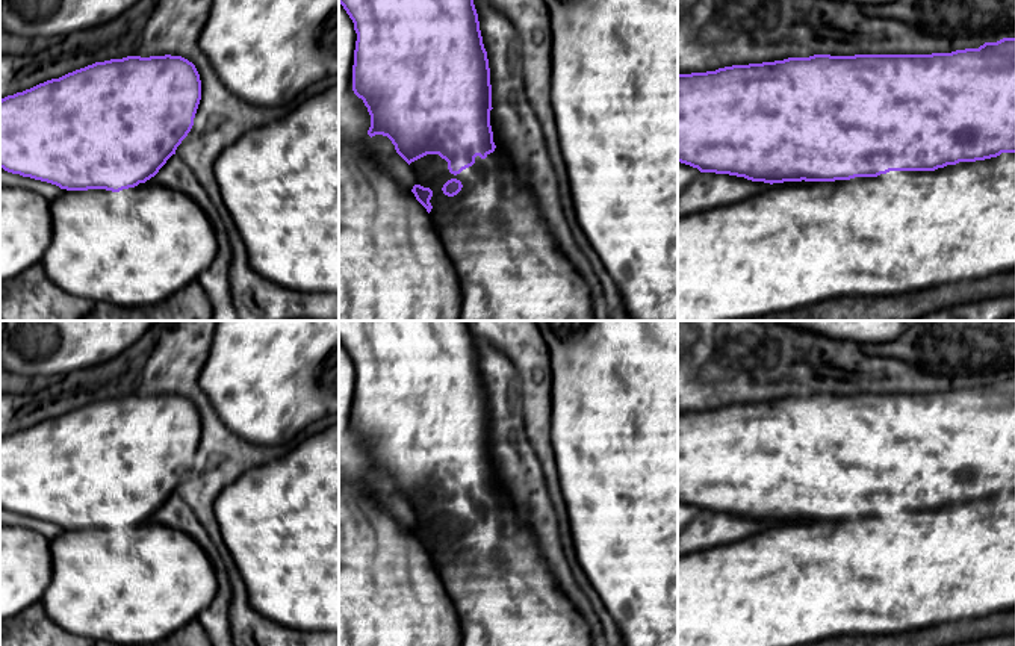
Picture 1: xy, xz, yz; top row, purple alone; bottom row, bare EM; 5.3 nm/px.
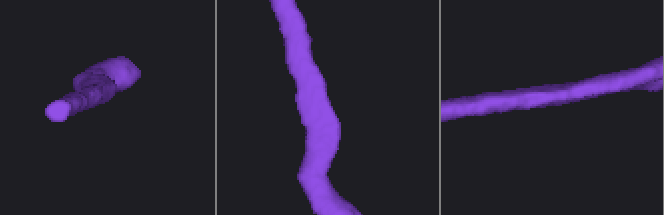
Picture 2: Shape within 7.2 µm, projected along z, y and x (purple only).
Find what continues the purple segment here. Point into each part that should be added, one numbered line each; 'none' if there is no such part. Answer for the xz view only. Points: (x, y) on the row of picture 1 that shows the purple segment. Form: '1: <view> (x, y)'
none

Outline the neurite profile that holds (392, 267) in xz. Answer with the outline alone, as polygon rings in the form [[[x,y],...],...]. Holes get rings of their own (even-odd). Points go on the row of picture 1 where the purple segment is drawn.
[[[360,141],[339,144],[339,321],[460,321],[461,286],[430,213]]]

